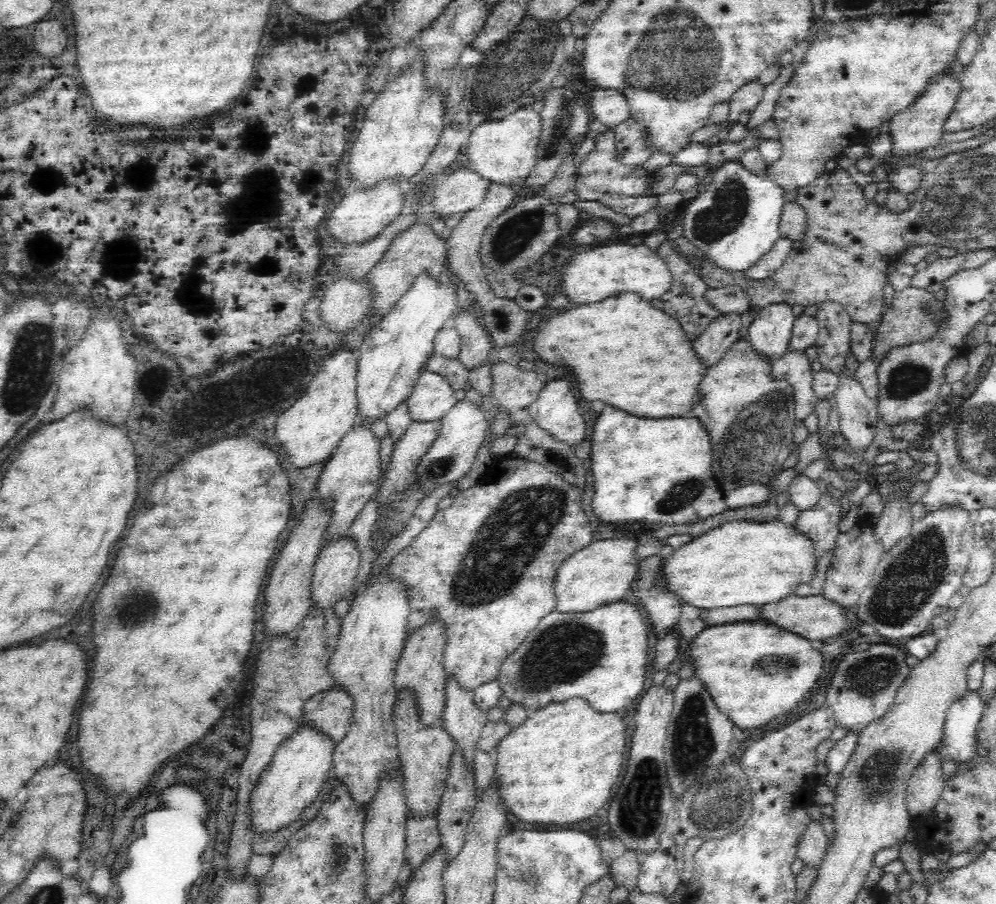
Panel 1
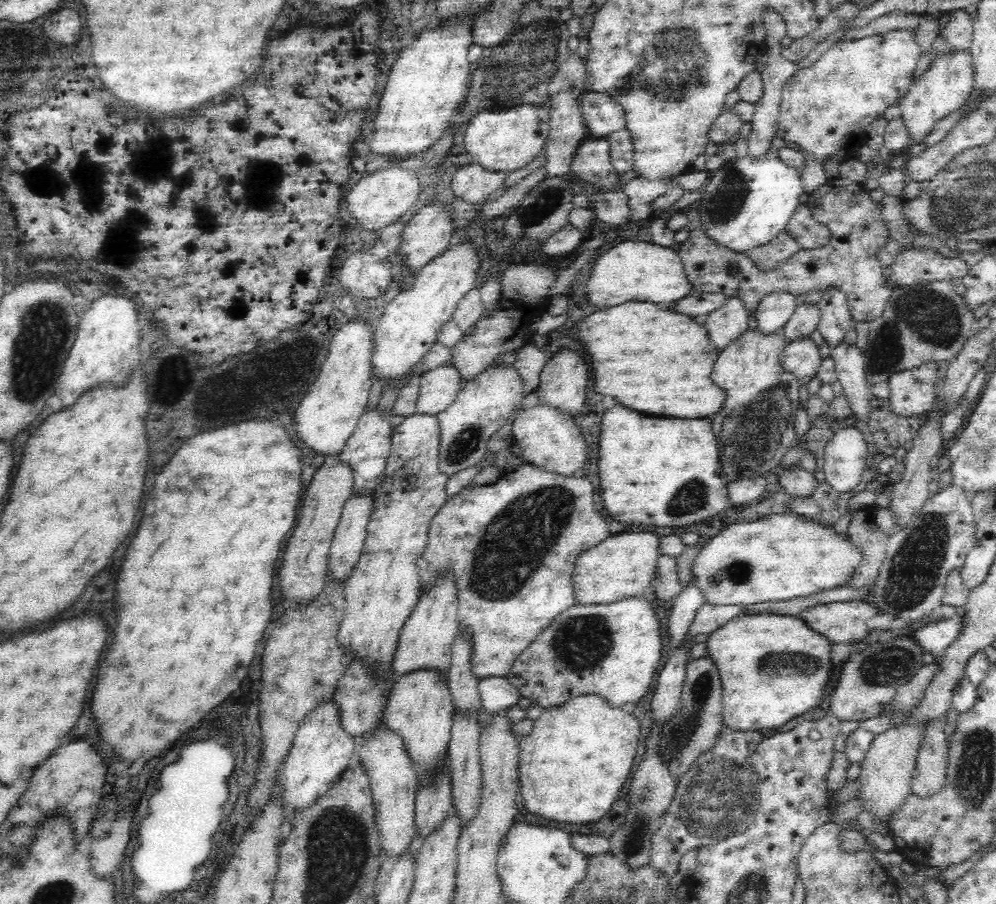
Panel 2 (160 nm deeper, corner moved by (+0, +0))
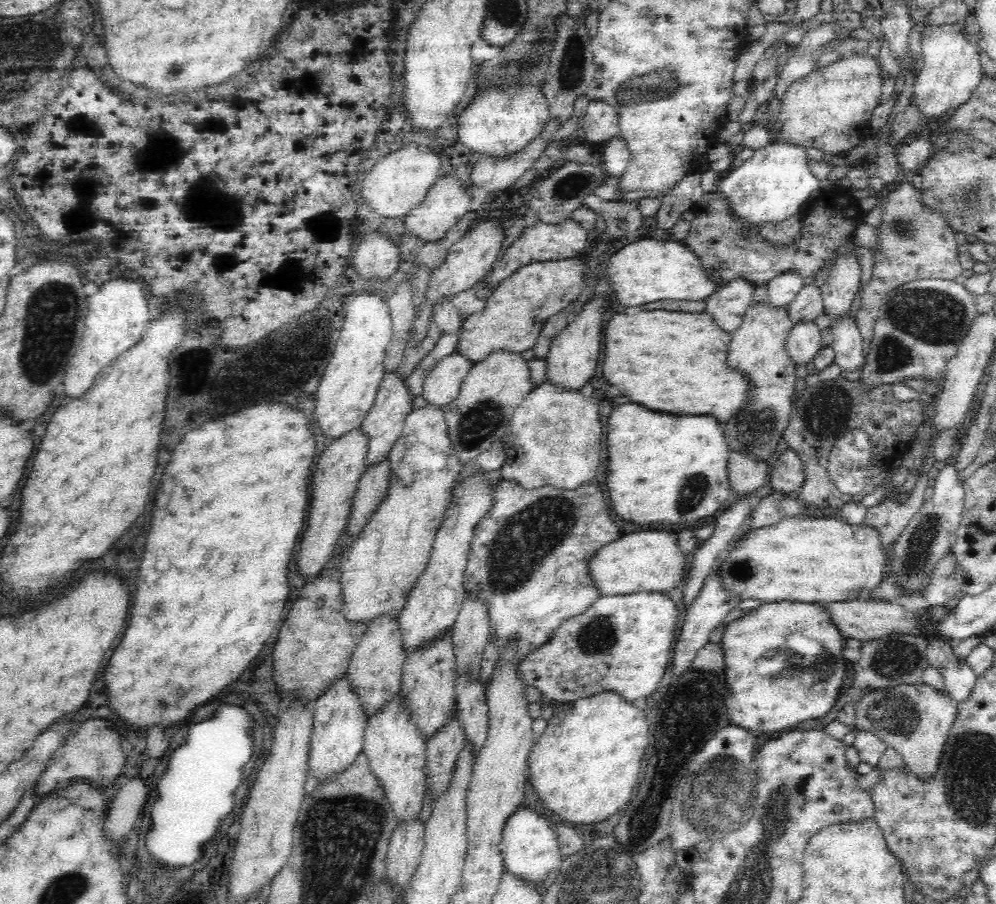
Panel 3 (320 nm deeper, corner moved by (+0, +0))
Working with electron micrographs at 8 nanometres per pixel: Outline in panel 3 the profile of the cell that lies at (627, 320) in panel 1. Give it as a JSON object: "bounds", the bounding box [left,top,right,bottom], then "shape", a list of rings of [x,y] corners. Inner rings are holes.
{"bounds":[602,312,746,422],"shape":[[[620,312],[606,322],[602,336],[602,378],[634,404],[666,414],[714,416],[718,422],[726,422],[744,400],[746,382],[724,364],[730,336],[718,330],[705,312]]]}

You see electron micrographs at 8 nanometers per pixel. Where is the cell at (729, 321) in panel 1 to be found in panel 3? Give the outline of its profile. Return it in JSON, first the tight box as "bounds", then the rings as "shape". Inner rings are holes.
{"bounds":[705,280,755,335],"shape":[[[732,280],[706,299],[705,313],[722,332],[731,335],[742,324],[743,316],[752,304],[754,290],[755,287],[745,280]]]}

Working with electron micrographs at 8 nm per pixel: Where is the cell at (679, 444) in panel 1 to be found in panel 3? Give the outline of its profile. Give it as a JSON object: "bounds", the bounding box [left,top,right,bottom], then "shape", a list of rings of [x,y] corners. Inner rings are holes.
{"bounds":[606,404,737,524],"shape":[[[620,404],[612,410],[610,418],[608,418],[608,432],[606,432],[606,448],[608,448],[608,476],[606,476],[606,488],[608,488],[608,494],[610,494],[610,504],[612,504],[612,510],[616,512],[618,518],[626,522],[634,522],[634,524],[656,524],[656,522],[668,522],[668,524],[688,524],[688,522],[694,522],[701,518],[708,518],[718,514],[718,510],[723,512],[736,502],[737,497],[732,495],[732,490],[729,484],[728,477],[728,460],[730,451],[726,448],[726,442],[724,442],[724,434],[720,430],[720,424],[710,418],[710,416],[672,416],[668,418],[666,414],[656,414],[648,408],[642,408],[642,406],[636,406],[636,404]]]}

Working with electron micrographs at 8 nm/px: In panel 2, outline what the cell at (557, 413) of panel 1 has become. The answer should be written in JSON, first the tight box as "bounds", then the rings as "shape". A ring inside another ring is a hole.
{"bounds":[538,349,588,425],"shape":[[[560,349],[546,362],[539,376],[538,405],[550,408],[565,414],[570,420],[580,425],[584,421],[584,396],[586,396],[586,382],[588,382],[588,370],[582,362],[582,358],[576,352],[566,352],[570,349]]]}

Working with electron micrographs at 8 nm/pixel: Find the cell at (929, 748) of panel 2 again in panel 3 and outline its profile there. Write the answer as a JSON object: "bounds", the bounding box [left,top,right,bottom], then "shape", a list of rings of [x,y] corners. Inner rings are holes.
{"bounds":[855,682,957,782],"shape":[[[923,682],[878,688],[860,698],[856,710],[855,728],[868,730],[878,739],[898,751],[906,768],[920,782],[930,782],[938,772],[940,758],[956,718],[957,703],[946,693]]]}

